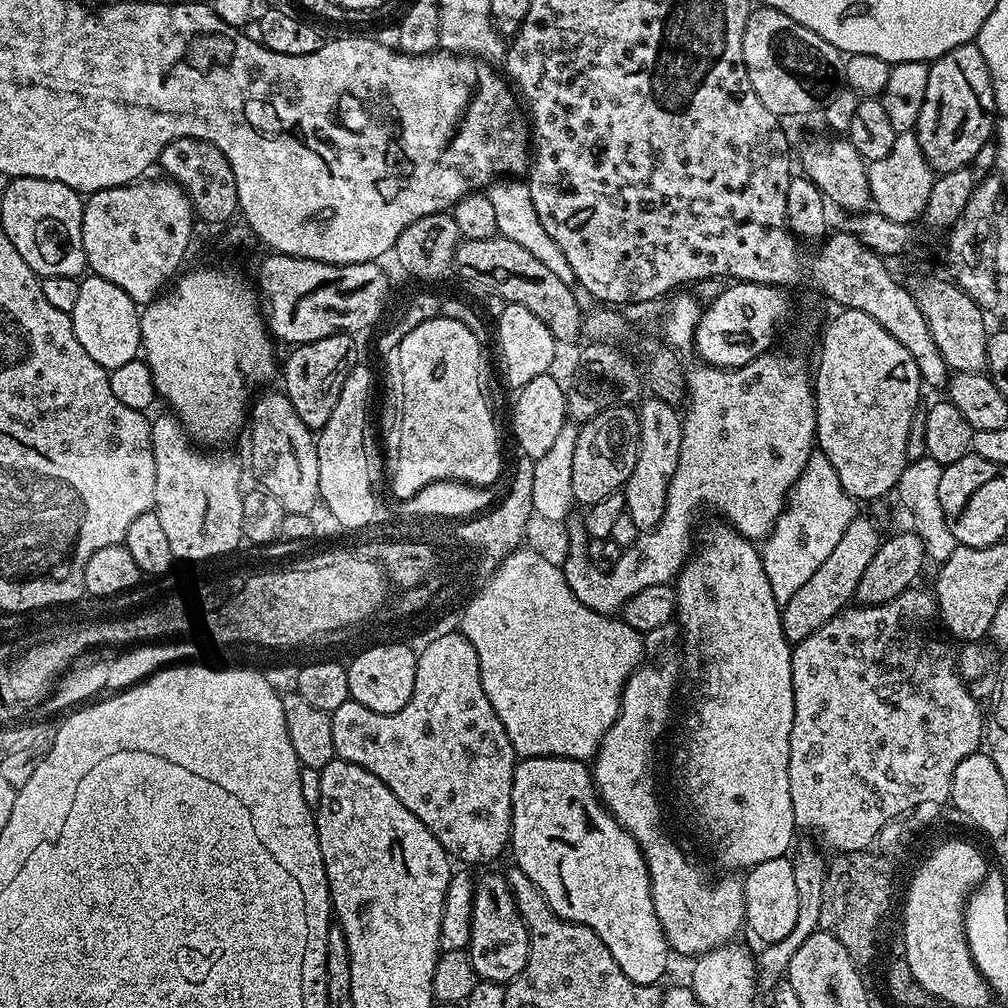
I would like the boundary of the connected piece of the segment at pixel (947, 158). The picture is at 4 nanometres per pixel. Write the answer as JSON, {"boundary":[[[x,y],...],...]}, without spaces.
{"boundary":[[[975,43],[958,46],[947,52],[945,56],[931,61],[926,78],[926,98],[922,101],[922,110],[918,114],[914,131],[918,138],[918,146],[922,148],[922,154],[932,167],[933,173],[943,174],[969,167],[973,163],[971,160],[987,144],[989,147],[994,136],[995,115],[996,103],[990,70],[986,66],[986,60],[982,58],[982,50],[978,50]]]}

